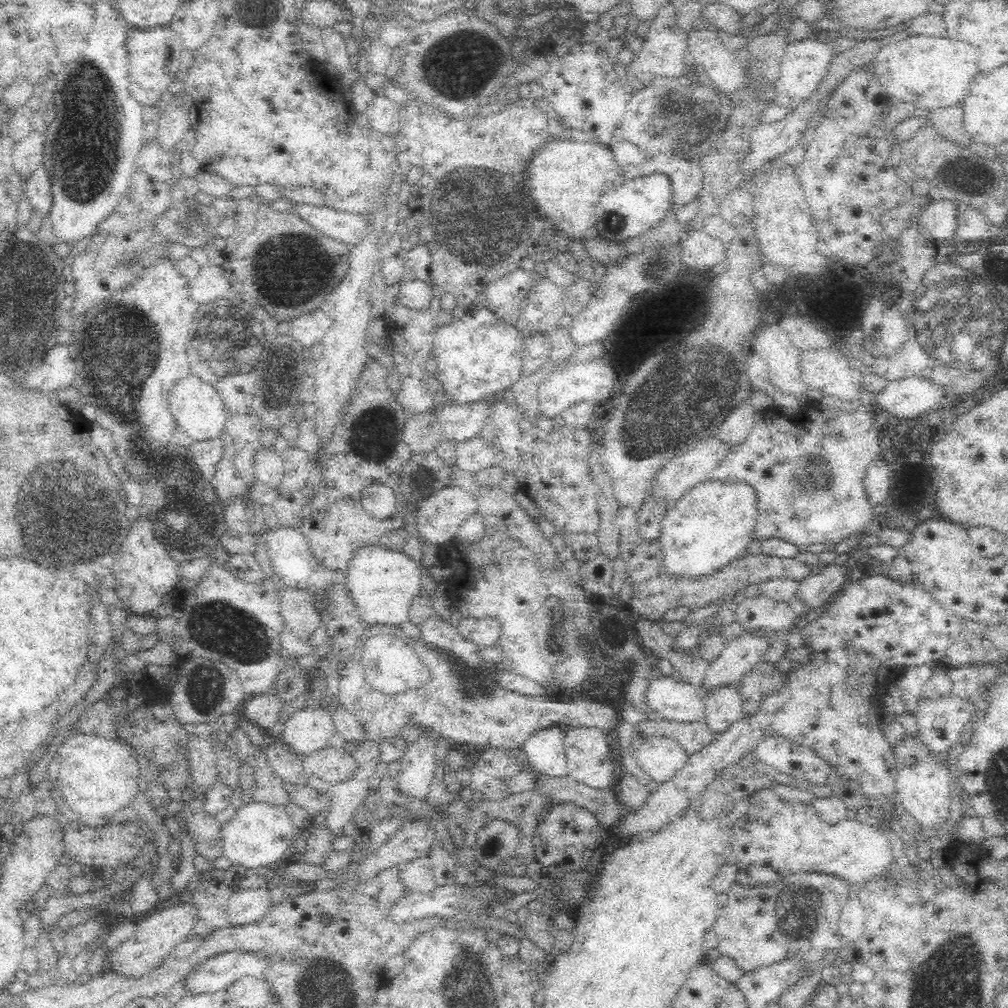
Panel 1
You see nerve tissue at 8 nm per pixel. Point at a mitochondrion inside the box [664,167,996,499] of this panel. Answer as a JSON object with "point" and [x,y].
{"point":[955,324]}

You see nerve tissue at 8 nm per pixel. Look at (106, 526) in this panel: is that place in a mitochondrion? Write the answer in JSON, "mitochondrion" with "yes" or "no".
{"mitochondrion":"yes"}

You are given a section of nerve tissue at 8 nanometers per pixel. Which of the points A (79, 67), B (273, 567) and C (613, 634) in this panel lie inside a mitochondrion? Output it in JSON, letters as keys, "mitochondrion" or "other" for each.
{"A":"mitochondrion","B":"other","C":"mitochondrion"}

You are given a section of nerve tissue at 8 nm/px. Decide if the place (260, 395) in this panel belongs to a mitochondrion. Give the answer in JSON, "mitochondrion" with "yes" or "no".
{"mitochondrion":"no"}

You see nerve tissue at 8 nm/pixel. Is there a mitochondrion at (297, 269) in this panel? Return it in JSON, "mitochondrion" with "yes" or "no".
{"mitochondrion":"yes"}

